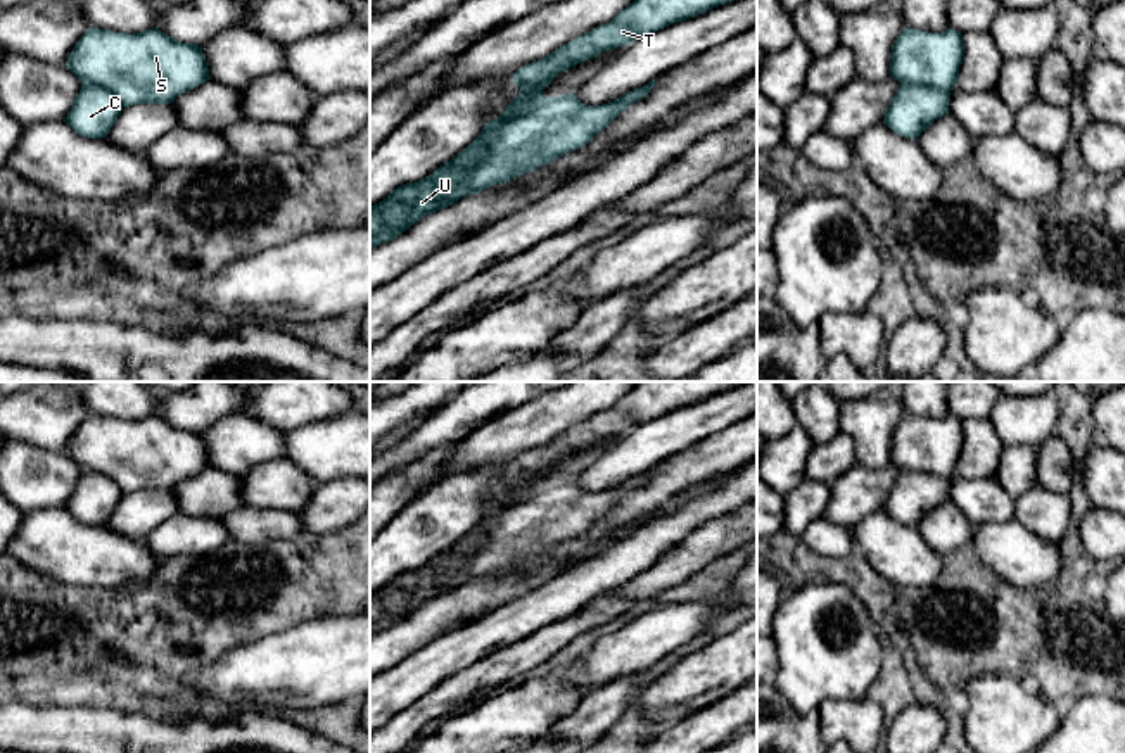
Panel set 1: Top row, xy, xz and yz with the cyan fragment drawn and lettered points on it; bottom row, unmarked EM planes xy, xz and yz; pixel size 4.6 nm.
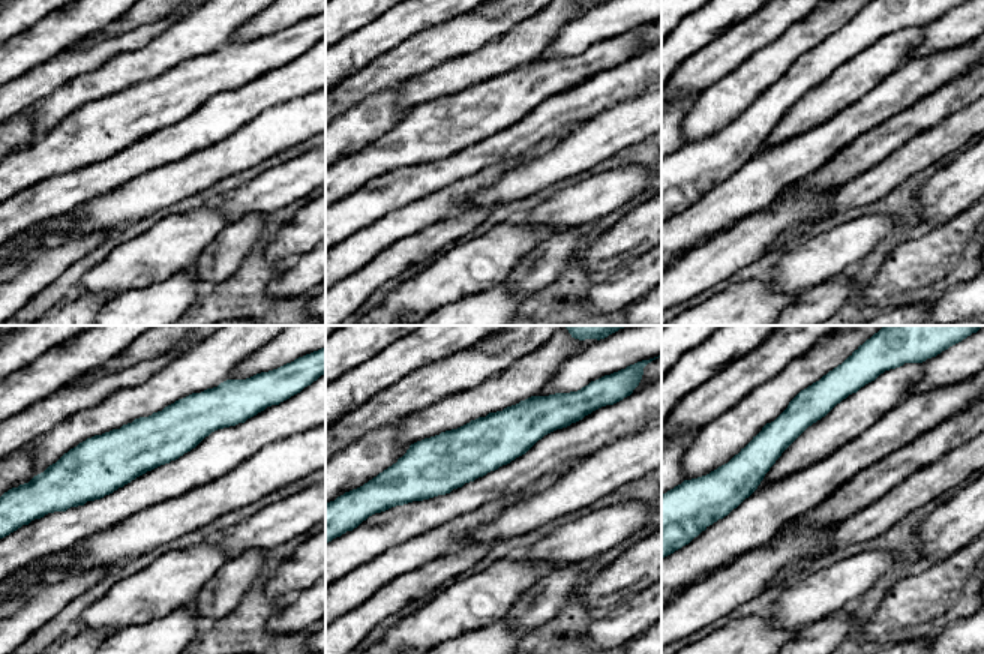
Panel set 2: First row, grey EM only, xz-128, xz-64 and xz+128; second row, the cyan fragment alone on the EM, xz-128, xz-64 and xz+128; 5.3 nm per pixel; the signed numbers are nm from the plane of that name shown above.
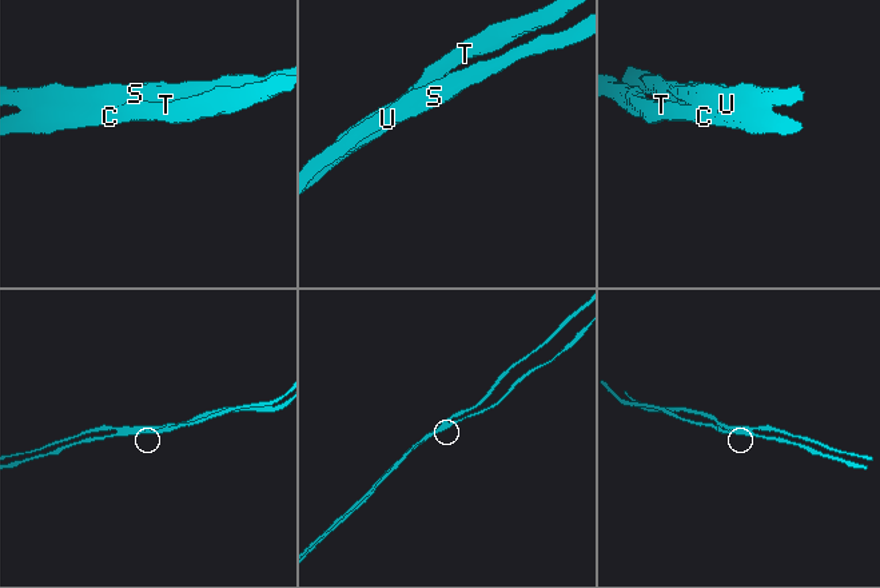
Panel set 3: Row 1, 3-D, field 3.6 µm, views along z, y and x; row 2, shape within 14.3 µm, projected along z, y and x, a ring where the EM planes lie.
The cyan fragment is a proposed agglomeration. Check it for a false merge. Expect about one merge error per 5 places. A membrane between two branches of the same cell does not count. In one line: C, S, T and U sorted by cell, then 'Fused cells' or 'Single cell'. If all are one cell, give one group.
Groups: C T U / S. Fused cells

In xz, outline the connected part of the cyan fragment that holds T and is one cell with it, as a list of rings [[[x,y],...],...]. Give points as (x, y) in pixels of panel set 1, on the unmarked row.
[[[639,382],[610,409],[582,420],[548,444],[522,452],[513,459],[512,468],[520,475],[520,480],[499,504],[486,509],[480,522],[458,542],[474,547],[501,511],[529,499],[544,485],[543,477],[558,459],[594,446],[603,439],[629,432],[639,423],[743,383],[747,382]]]

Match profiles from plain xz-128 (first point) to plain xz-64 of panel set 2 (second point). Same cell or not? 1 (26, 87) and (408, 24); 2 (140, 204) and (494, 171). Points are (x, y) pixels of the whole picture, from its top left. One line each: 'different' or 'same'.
1: different
2: different

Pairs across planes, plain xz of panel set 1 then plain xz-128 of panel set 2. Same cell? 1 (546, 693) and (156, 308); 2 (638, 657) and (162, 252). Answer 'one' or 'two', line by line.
1: two
2: two

